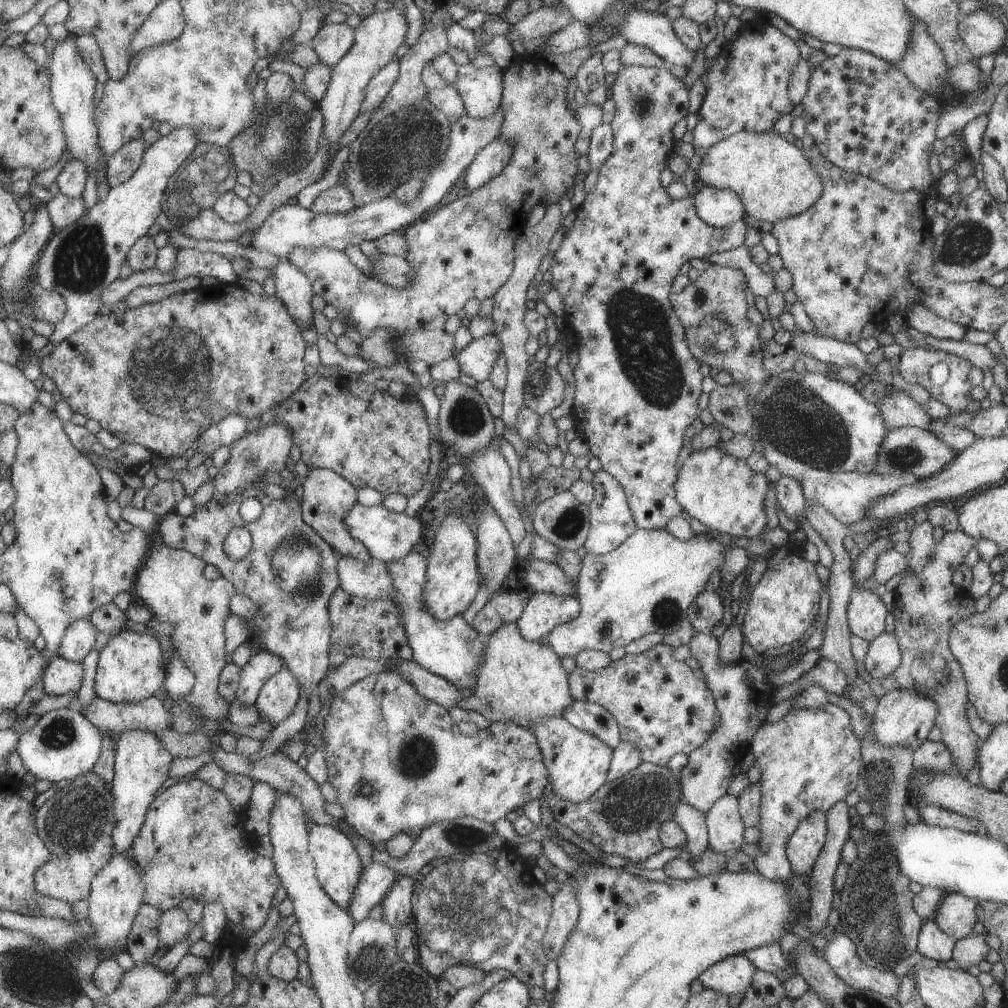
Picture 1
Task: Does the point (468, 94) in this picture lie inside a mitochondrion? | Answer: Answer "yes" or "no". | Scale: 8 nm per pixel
no

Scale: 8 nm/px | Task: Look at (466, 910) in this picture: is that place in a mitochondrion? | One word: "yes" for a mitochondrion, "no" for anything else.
yes

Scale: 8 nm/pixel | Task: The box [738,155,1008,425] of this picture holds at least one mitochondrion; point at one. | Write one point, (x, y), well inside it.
(970, 242)

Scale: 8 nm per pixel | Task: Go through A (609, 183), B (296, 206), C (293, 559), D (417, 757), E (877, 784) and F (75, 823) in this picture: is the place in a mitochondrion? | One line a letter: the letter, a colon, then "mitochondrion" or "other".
A: other
B: other
C: mitochondrion
D: mitochondrion
E: mitochondrion
F: mitochondrion

